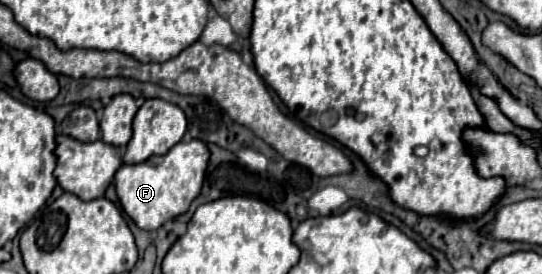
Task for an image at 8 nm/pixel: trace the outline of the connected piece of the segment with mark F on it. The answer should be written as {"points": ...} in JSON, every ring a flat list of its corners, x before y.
{"points":[[193,139,188,144,180,141,168,154,152,156,140,164,122,164,114,176,114,186,124,212,142,230,158,230,168,218,184,214,190,202,200,194,208,166,208,156,210,152,206,144]]}

